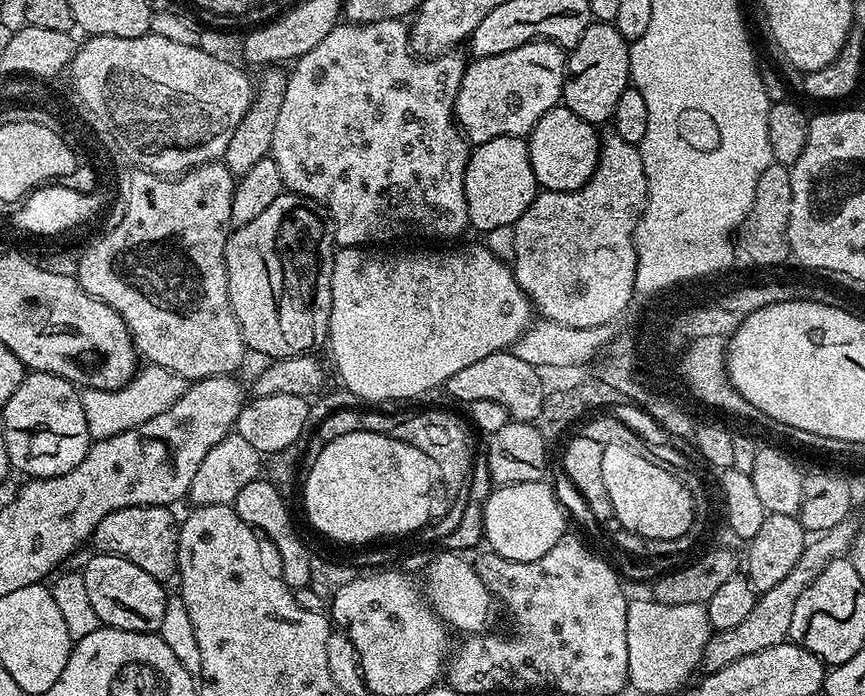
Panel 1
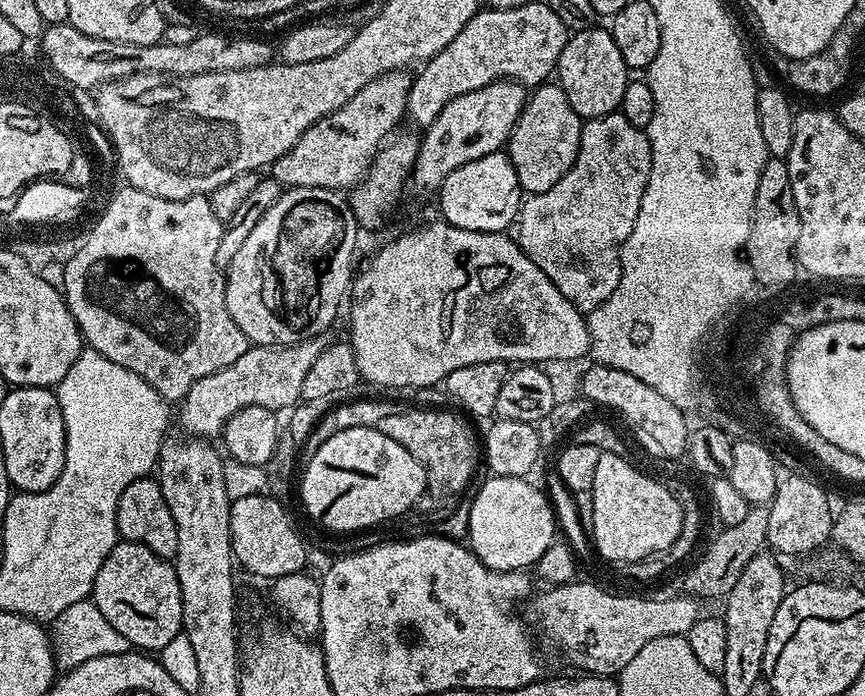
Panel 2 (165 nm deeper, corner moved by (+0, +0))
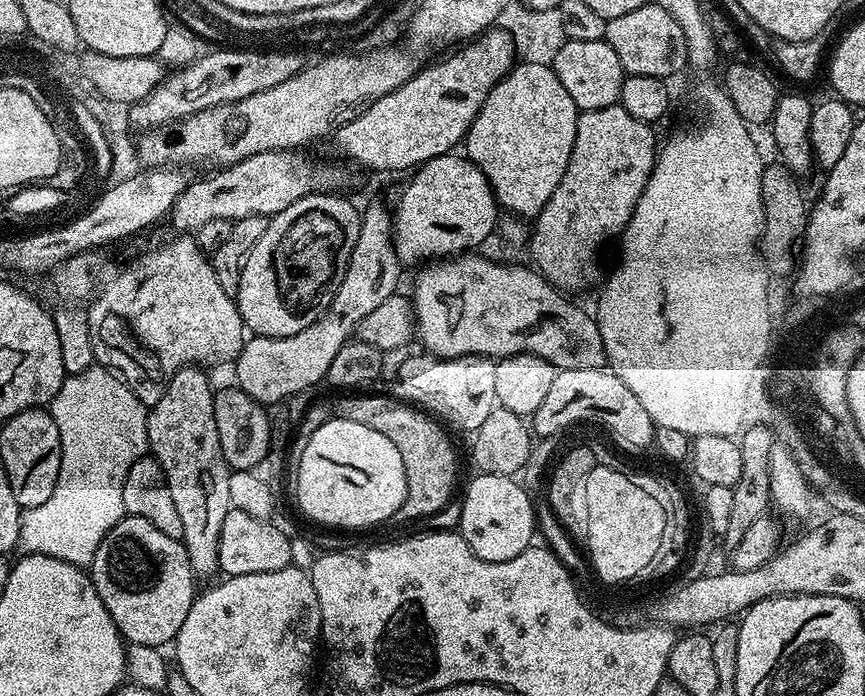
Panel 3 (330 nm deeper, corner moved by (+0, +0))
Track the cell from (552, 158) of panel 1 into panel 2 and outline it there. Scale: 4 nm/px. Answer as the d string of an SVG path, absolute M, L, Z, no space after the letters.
M545 82L529 95L506 145L506 155L512 159L512 165L518 174L518 182L525 193L535 194L550 190L550 186L554 186L554 182L558 182L558 178L562 178L566 170L574 166L580 145L581 123L582 117L576 113L574 106L570 106L570 101L566 98L559 83Z

